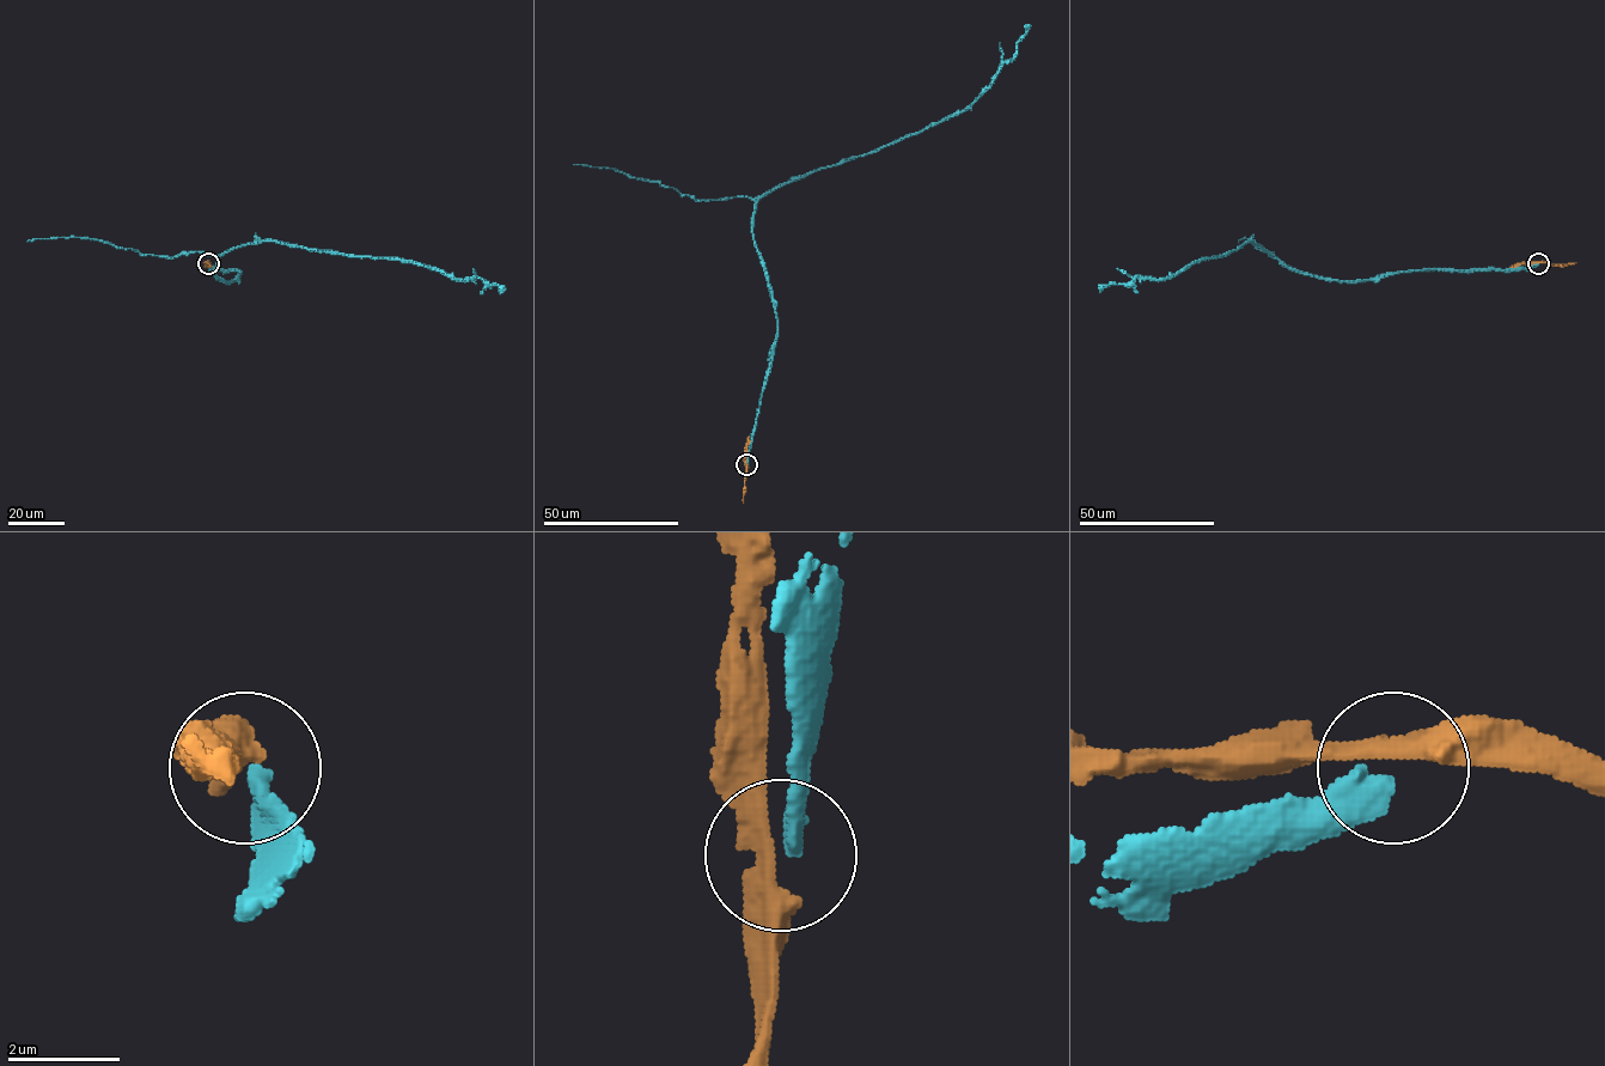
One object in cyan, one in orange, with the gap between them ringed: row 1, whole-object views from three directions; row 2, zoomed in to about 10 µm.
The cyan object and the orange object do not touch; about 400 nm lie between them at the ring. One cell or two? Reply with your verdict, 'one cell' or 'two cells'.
two cells

